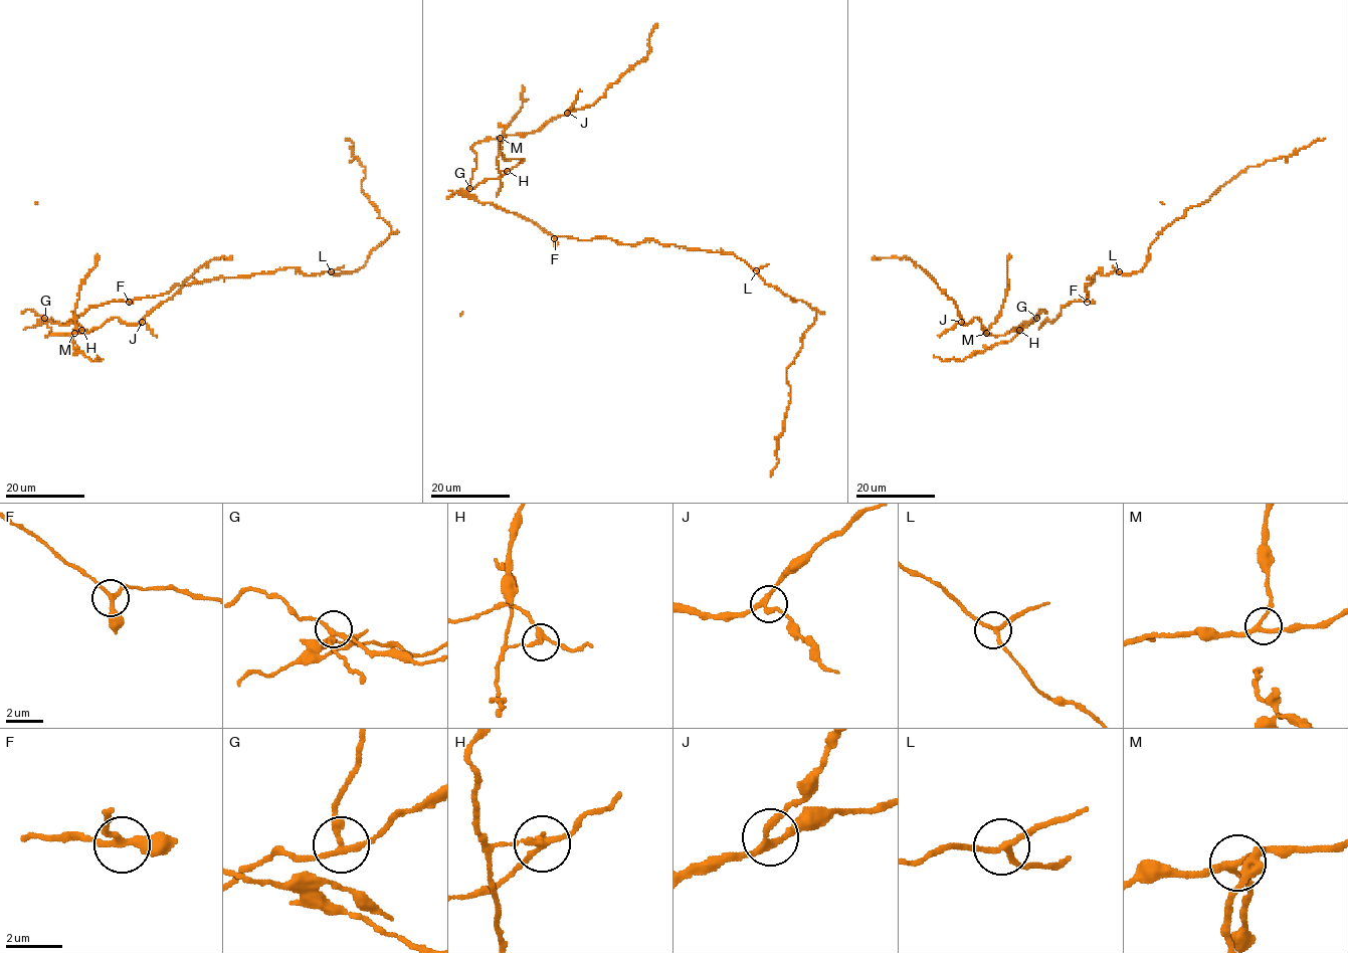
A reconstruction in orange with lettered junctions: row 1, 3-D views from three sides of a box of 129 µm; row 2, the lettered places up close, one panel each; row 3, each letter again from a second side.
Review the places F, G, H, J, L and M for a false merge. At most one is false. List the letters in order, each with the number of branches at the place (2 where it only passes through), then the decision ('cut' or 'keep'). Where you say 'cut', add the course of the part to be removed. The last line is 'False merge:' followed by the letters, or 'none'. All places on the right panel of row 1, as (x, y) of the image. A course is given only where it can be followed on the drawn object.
F: 3 | keep
G: 3 | keep
H: 3 | cut | (1019, 330), (1008, 342), (998, 343), (962, 360), (942, 360), (933, 356)
J: 3 | keep
L: 3 | keep
M: 3 | keep
False merge: H

